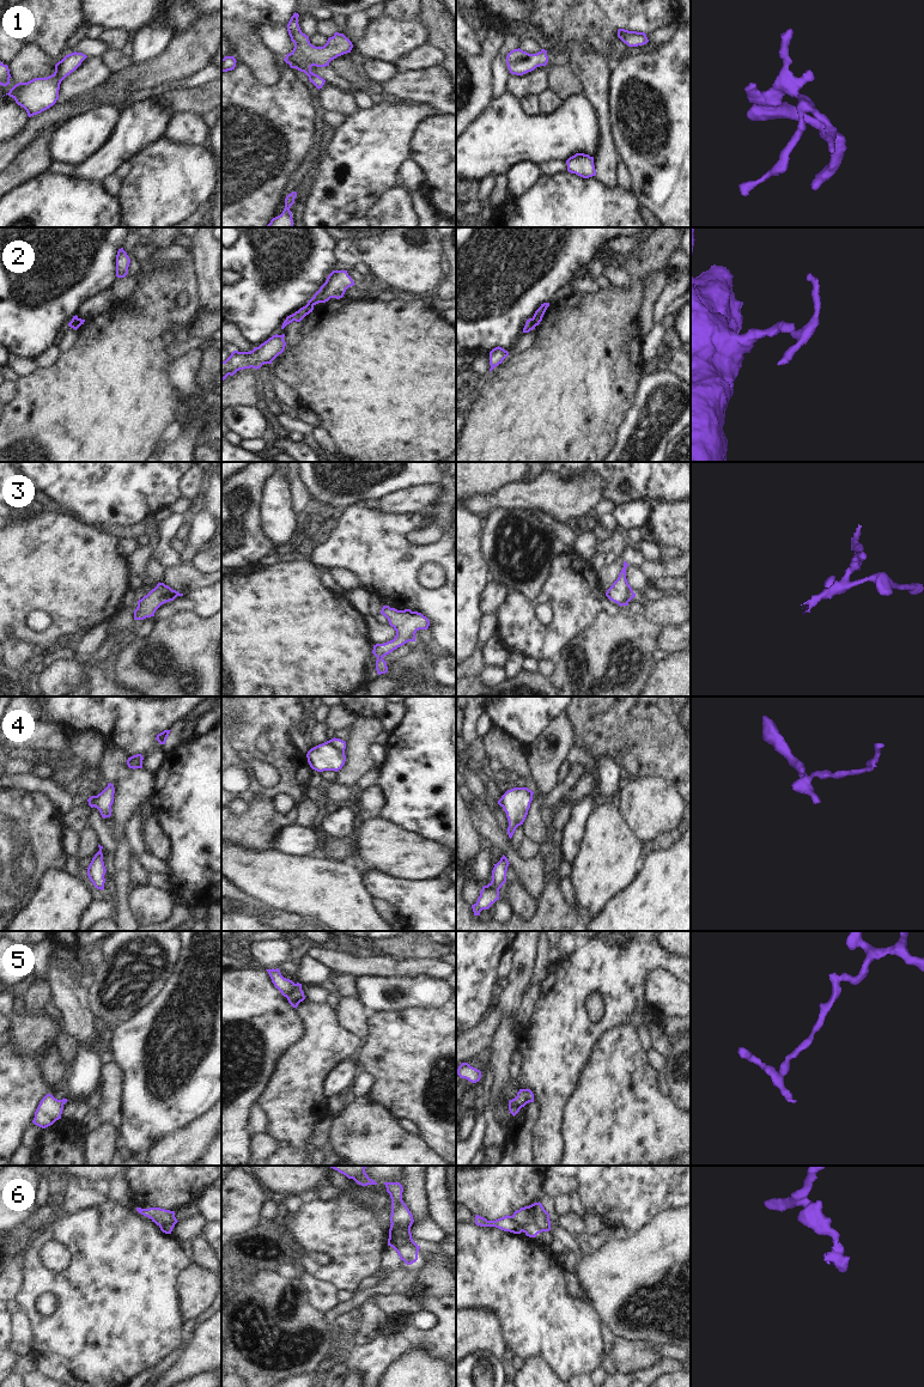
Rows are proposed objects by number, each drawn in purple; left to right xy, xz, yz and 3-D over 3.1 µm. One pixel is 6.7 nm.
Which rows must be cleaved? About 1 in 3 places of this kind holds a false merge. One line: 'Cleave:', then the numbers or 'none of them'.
Cleave: 2, 4, 5, 6

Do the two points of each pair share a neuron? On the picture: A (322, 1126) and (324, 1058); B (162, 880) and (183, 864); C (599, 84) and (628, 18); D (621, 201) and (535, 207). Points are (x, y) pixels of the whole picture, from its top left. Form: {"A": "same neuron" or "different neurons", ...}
{"A": "different neurons", "B": "different neurons", "C": "same neuron", "D": "same neuron"}

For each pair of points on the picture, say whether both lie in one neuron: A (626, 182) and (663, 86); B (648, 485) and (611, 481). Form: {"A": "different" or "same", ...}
{"A": "different", "B": "same"}

